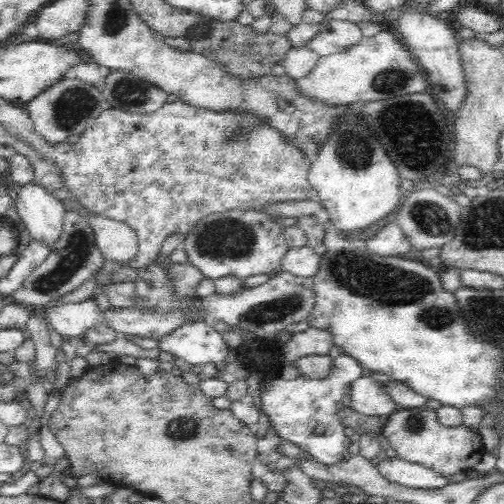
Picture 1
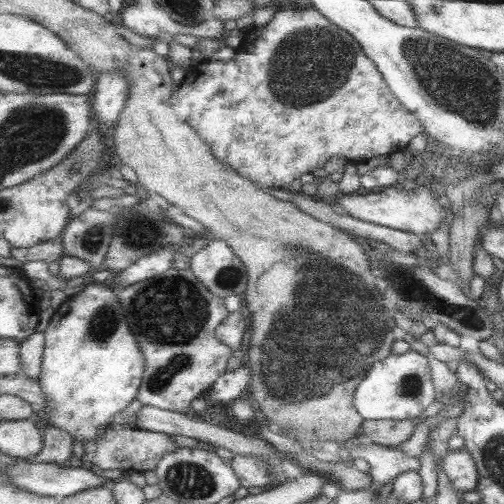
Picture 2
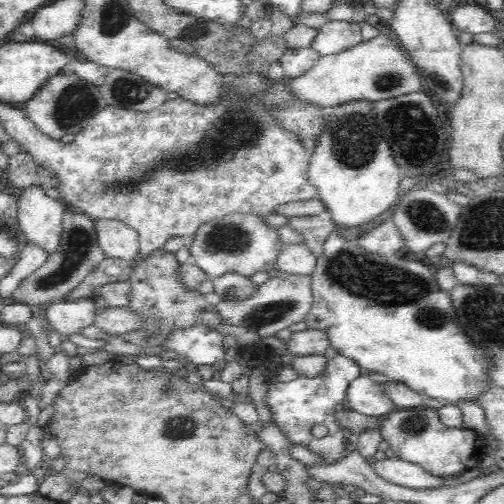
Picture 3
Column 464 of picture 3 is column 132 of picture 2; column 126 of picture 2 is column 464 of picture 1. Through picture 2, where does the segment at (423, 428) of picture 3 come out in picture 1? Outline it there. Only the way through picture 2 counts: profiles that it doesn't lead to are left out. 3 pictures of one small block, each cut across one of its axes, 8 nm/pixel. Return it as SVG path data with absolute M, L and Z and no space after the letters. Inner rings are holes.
M414 408L414 410L394 412L386 418L382 434L384 434L384 438L390 440L392 450L396 450L396 458L416 464L416 466L424 466L444 478L474 470L474 466L484 456L482 440L476 430L470 430L466 426L446 428L440 424L436 410Z

